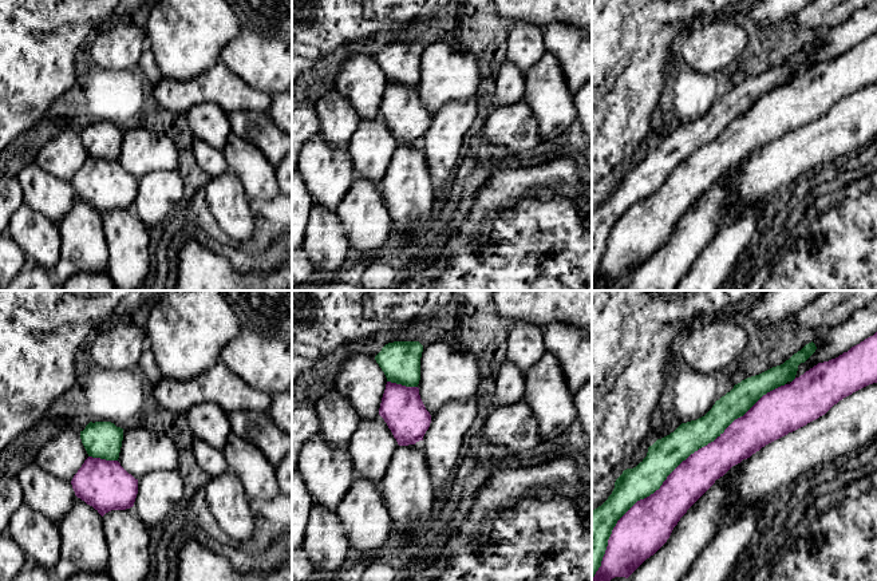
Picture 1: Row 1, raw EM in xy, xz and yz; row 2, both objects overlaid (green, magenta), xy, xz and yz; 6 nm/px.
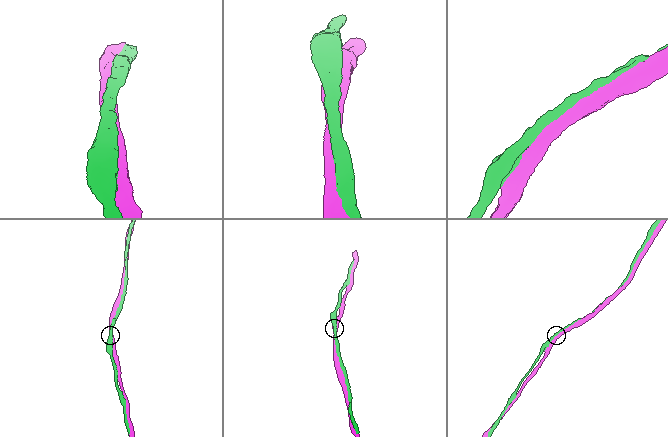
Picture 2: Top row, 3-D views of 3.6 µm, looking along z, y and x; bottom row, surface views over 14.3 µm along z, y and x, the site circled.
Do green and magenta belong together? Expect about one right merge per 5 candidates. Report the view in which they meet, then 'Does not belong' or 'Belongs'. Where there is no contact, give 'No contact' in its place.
Touches green in yz. Does not belong

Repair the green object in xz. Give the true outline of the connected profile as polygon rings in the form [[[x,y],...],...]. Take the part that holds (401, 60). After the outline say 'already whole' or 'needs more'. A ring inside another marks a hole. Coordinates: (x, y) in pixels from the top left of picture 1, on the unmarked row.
[[[394,42],[386,44],[375,60],[384,72],[387,82],[418,87],[422,52],[423,46],[419,42]]] | already whole

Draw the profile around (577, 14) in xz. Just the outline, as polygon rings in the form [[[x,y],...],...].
[[[494,0],[493,4],[495,13],[509,25],[522,21],[546,28],[552,23],[564,23],[592,36],[592,0]]]

